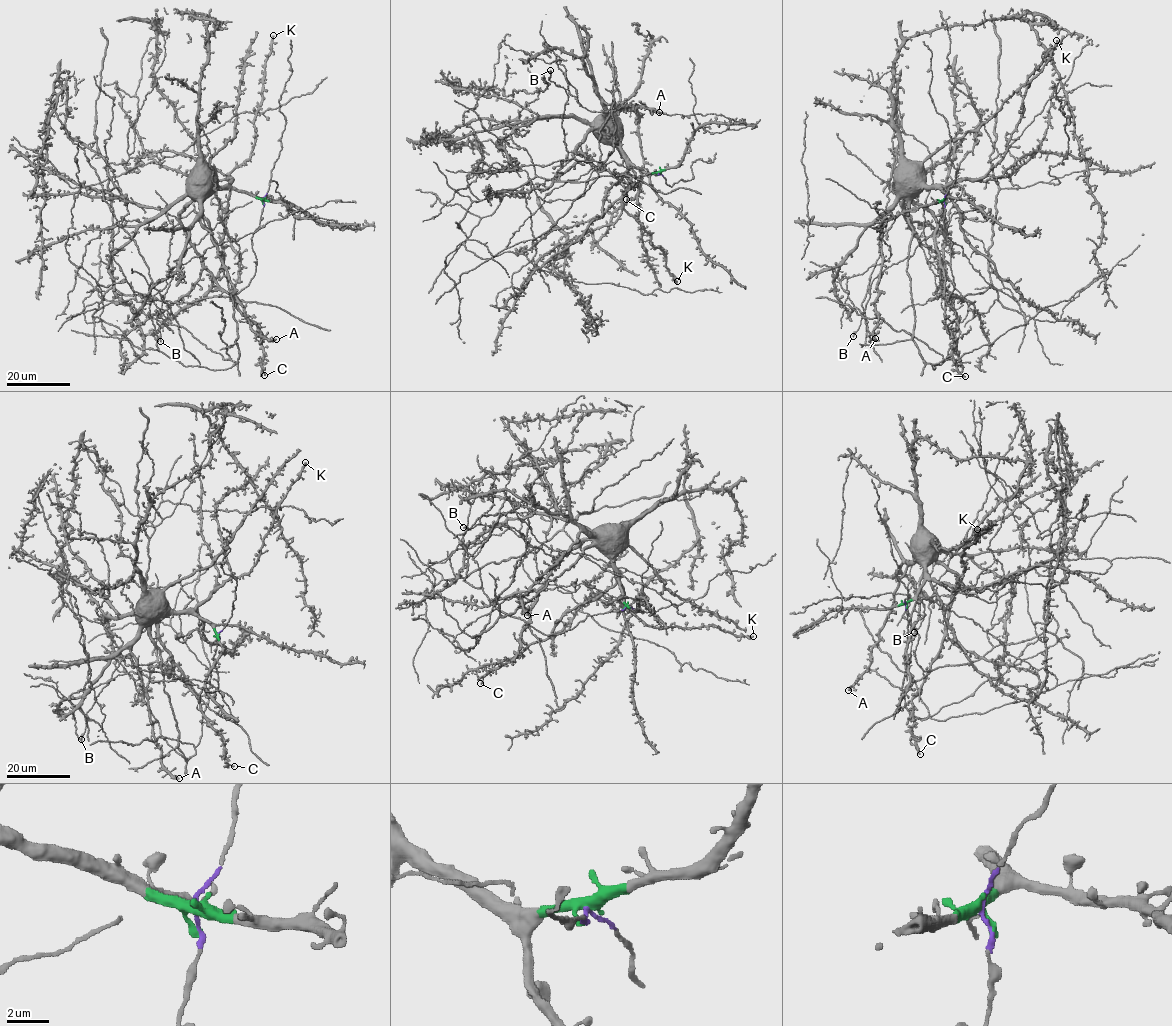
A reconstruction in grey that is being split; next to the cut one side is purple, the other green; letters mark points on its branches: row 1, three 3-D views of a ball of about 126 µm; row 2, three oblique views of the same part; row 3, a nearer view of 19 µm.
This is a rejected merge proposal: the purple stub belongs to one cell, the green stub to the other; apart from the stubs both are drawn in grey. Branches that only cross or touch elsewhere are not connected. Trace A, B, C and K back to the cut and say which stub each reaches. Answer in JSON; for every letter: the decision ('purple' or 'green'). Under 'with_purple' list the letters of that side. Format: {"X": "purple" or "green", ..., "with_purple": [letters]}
{"A": "green", "B": "green", "C": "green", "K": "green", "with_purple": []}

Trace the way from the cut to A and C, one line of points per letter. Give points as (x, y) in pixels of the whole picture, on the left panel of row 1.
A: (263, 199), (227, 189), (214, 190), (203, 200), (200, 224), (210, 233), (250, 327), (257, 334), (276, 339)
C: (263, 199), (230, 189), (210, 189), (190, 201), (180, 214), (181, 228), (201, 265), (260, 332), (264, 375)

